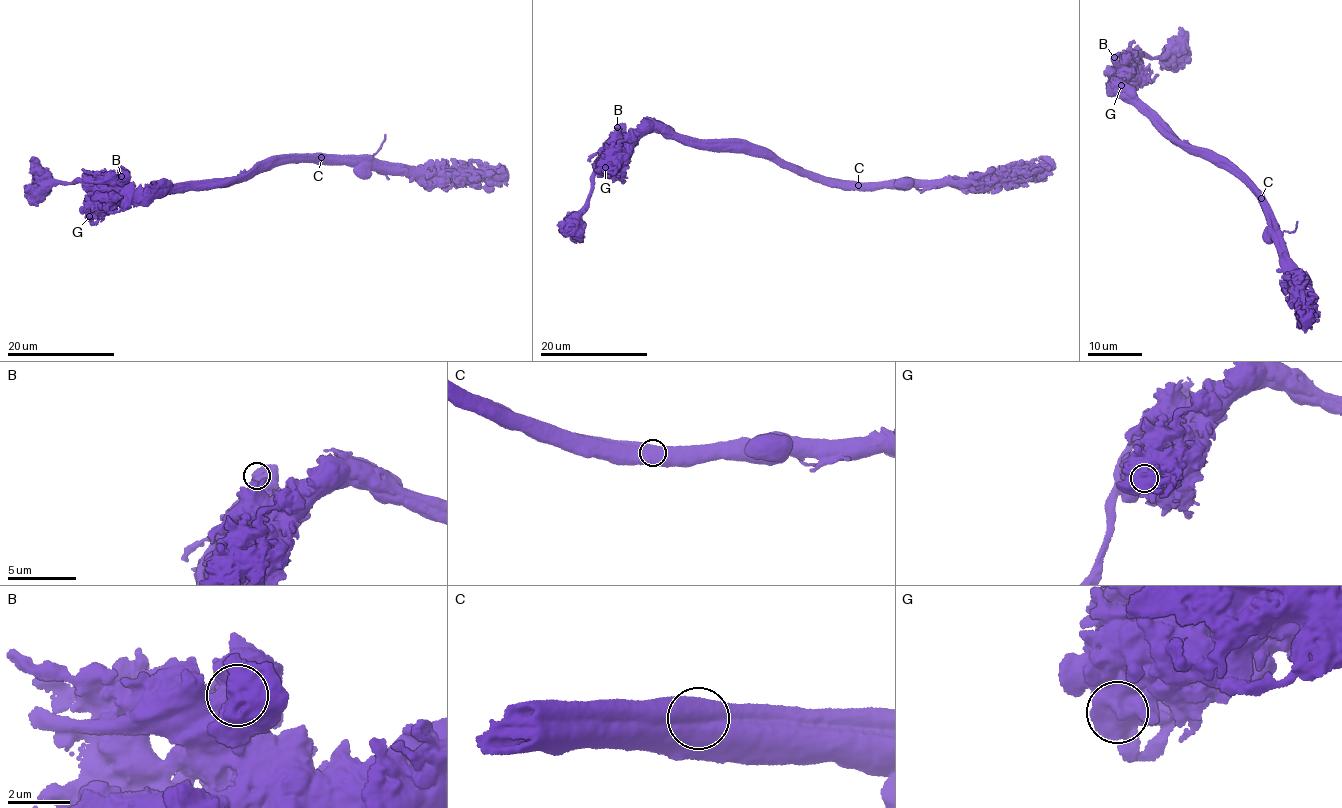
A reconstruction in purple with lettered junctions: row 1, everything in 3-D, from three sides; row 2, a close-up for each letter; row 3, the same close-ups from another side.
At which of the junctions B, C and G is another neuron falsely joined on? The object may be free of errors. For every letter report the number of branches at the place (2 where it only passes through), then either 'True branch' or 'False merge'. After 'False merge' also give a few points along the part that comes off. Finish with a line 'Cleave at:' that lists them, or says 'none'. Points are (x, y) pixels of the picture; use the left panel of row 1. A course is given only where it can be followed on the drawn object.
B: Branches: 2. True branch
C: Branches: 1. False merge. Course of the part to remove: (321, 156), (270, 159), (242, 175), (159, 195), (125, 191), (94, 181), (67, 183), (50, 178), (30, 159)
G: Branches: 2. True branch
Cleave at: C

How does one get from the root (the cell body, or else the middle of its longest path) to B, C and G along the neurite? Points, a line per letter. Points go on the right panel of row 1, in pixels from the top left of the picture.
B: (1271, 232), (1256, 196), (1235, 172), (1187, 148), (1168, 126), (1125, 90), (1119, 82), (1119, 62), (1114, 57)
C: (1271, 232), (1262, 210), (1262, 197)
G: (1271, 232), (1256, 196), (1235, 172), (1187, 148), (1162, 120), (1126, 94), (1112, 76), (1121, 85)

